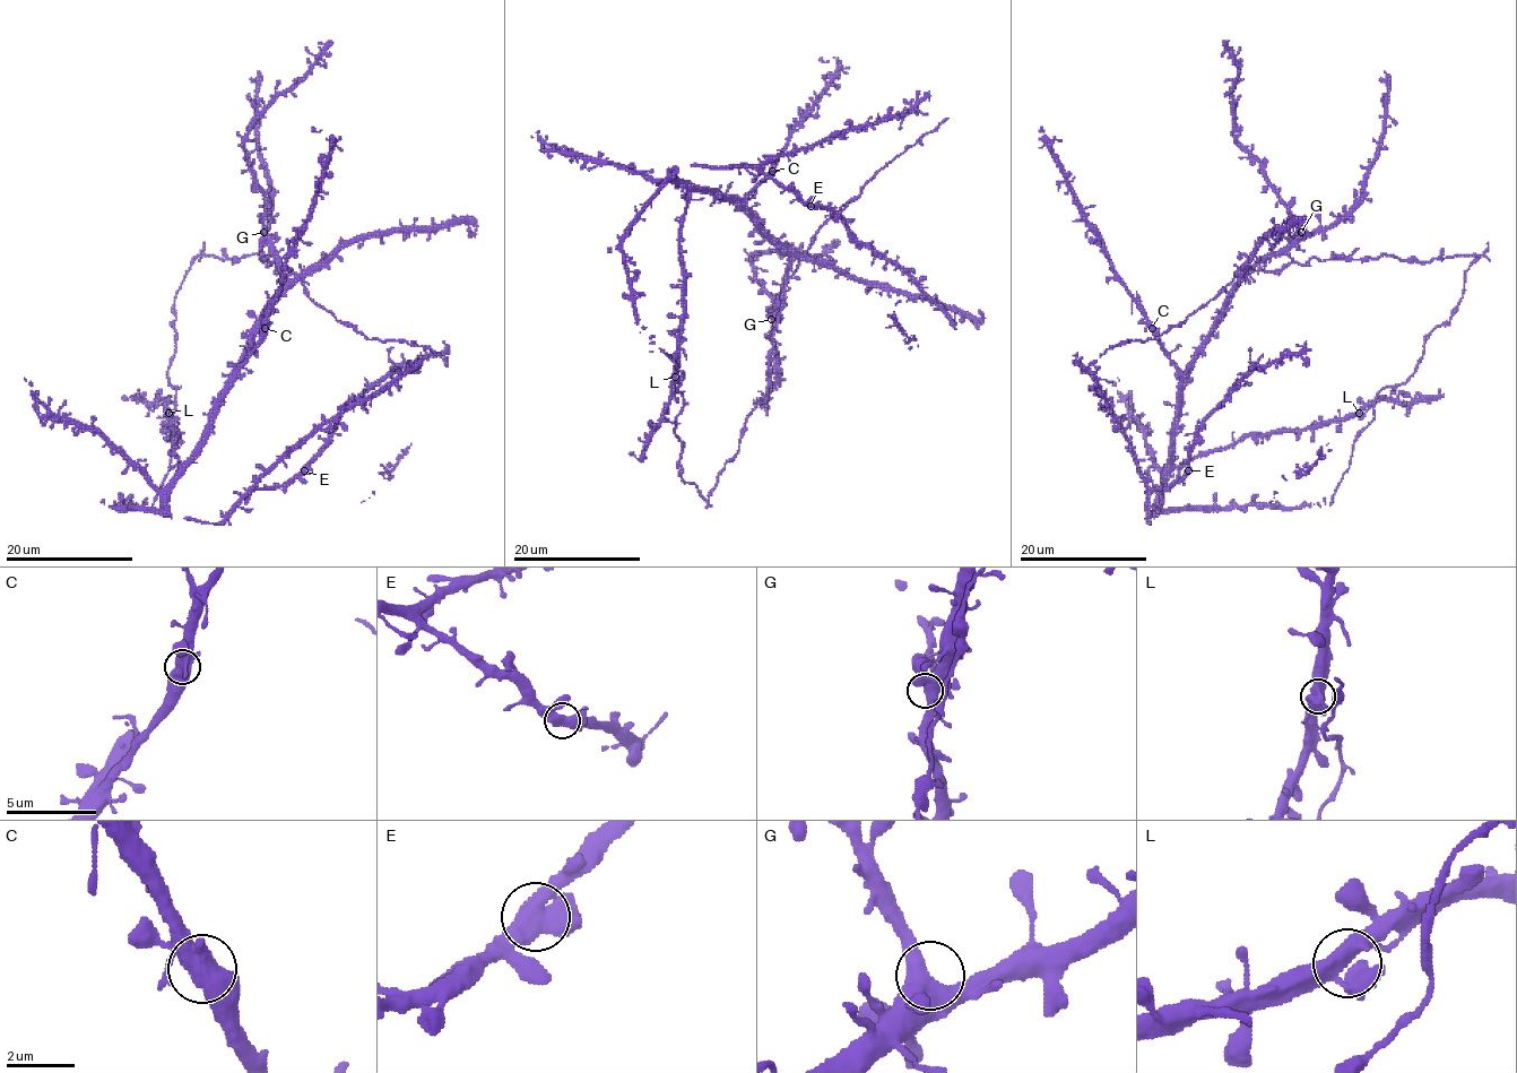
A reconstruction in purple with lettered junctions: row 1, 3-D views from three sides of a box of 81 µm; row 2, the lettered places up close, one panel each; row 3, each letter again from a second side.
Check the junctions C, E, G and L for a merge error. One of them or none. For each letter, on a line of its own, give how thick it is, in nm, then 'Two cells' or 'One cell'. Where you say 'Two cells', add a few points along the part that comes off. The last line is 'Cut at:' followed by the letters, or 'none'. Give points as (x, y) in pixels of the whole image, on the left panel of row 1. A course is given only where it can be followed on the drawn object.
C: Thickness 550 nm. One cell
E: Thickness 500 nm. One cell
G: Thickness 460 nm. One cell
L: Thickness 550 nm. One cell
Cut at: none

